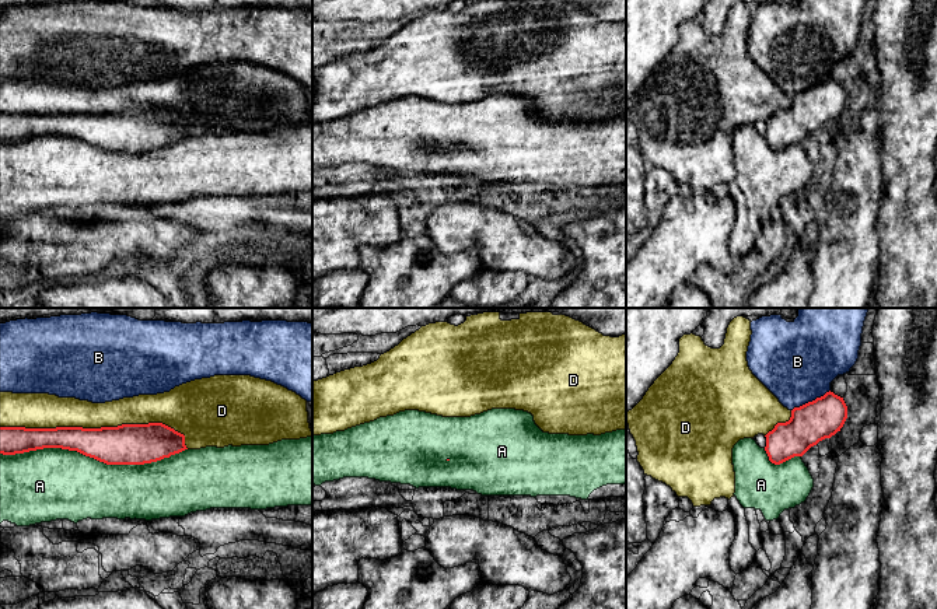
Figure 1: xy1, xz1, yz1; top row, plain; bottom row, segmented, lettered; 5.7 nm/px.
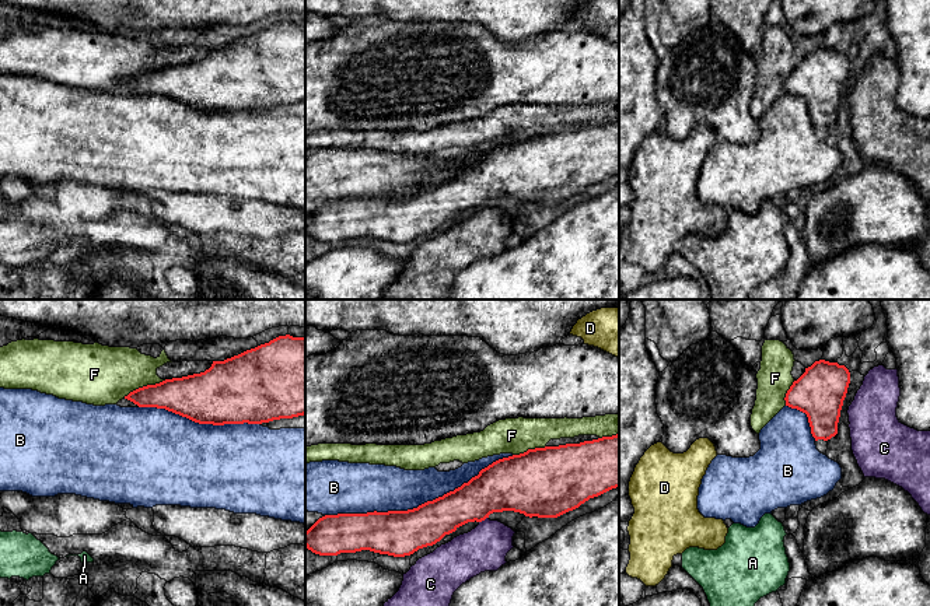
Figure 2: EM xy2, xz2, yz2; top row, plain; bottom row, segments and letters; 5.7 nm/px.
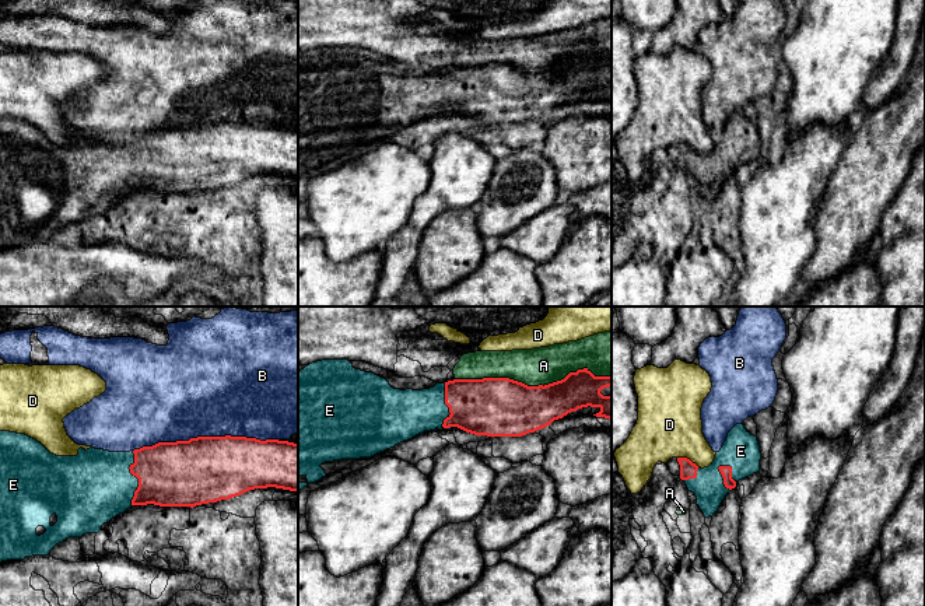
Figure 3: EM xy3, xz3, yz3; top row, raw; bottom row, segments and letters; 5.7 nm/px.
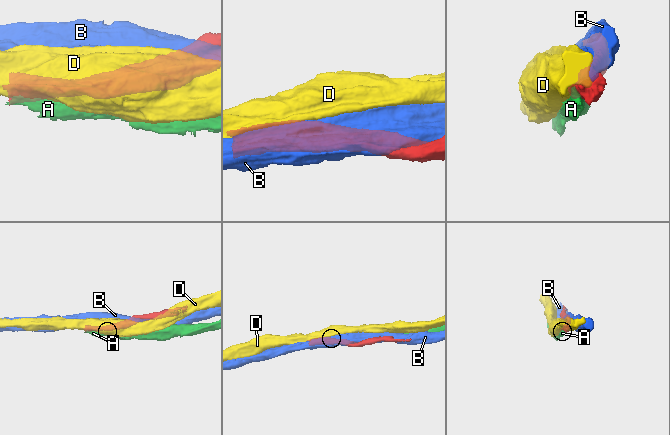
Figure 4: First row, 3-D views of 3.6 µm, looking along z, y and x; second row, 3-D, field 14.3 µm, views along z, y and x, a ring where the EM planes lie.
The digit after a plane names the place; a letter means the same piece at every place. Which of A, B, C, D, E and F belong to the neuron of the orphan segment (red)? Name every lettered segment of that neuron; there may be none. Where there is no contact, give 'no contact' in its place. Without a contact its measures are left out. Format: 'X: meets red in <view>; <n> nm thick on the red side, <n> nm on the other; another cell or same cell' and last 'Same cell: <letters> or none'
A: meets red in xy1; 240 nm thick on the red side, 400 nm on the other; another cell
B: meets red in xz2; 260 nm thick on the red side, 260 nm on the other; another cell
C: meets red in xz2; 300 nm thick on the red side, 260 nm on the other; another cell
D: meets red in xy1; 240 nm thick on the red side, 180 nm on the other; another cell
E: meets red in xy3; 380 nm thick on the red side, 420 nm on the other; same cell
F: meets red in xy2; 220 nm thick on the red side, 340 nm on the other; another cell
Same cell: E

